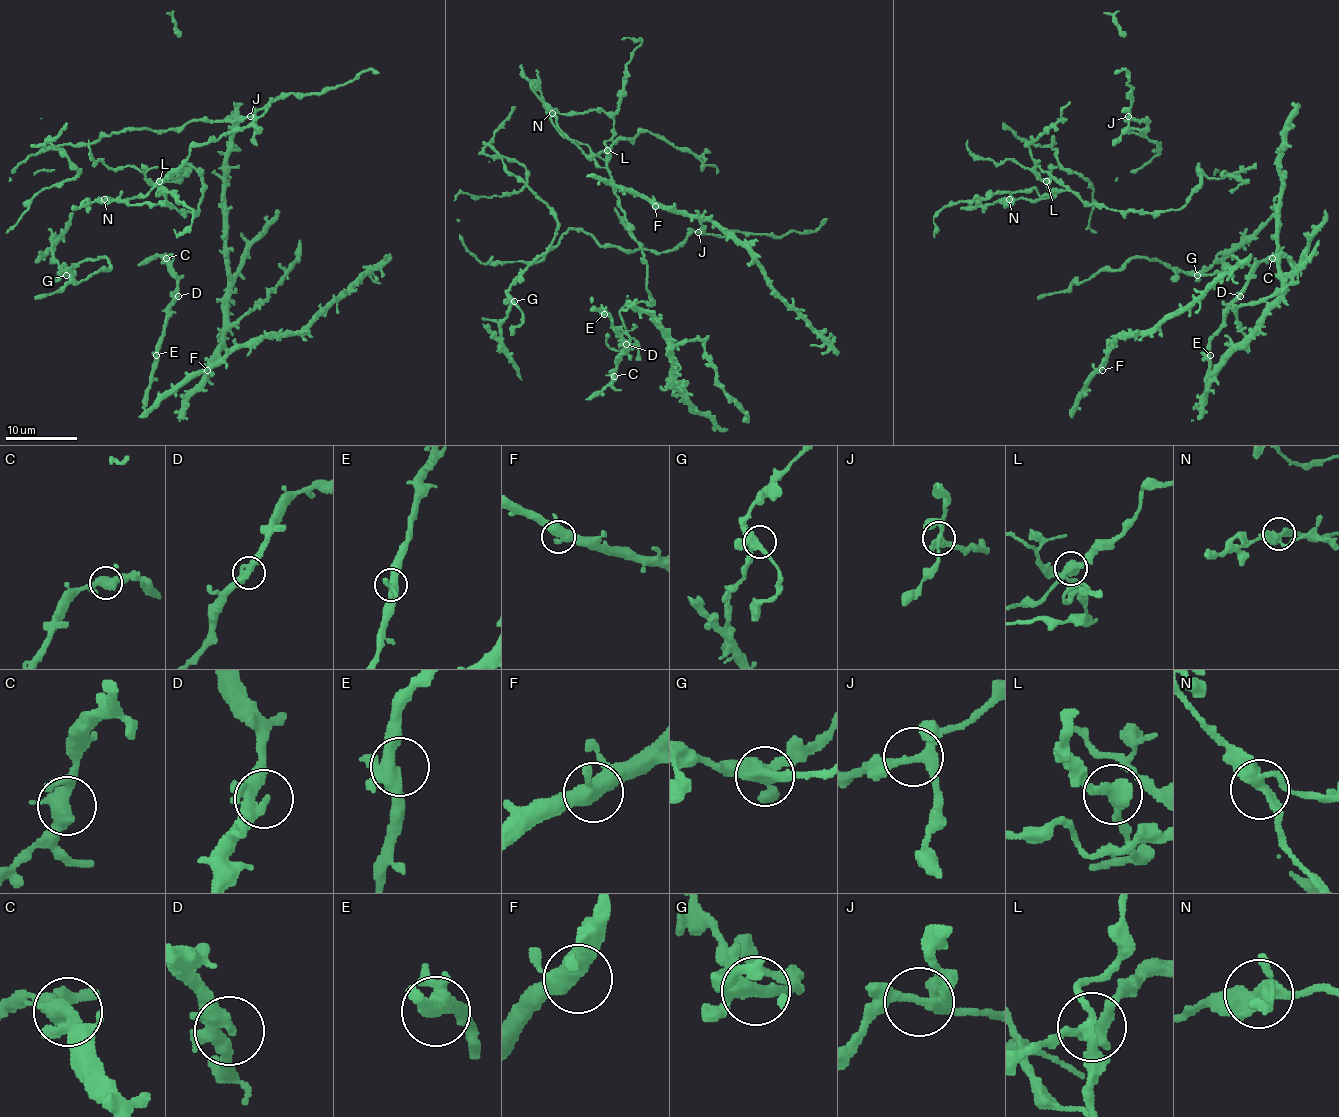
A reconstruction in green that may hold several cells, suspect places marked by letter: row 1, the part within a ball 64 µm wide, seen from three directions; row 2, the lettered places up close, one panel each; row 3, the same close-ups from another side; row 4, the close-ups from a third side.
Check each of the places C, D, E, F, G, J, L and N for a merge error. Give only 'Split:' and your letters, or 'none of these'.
Split: none of these

